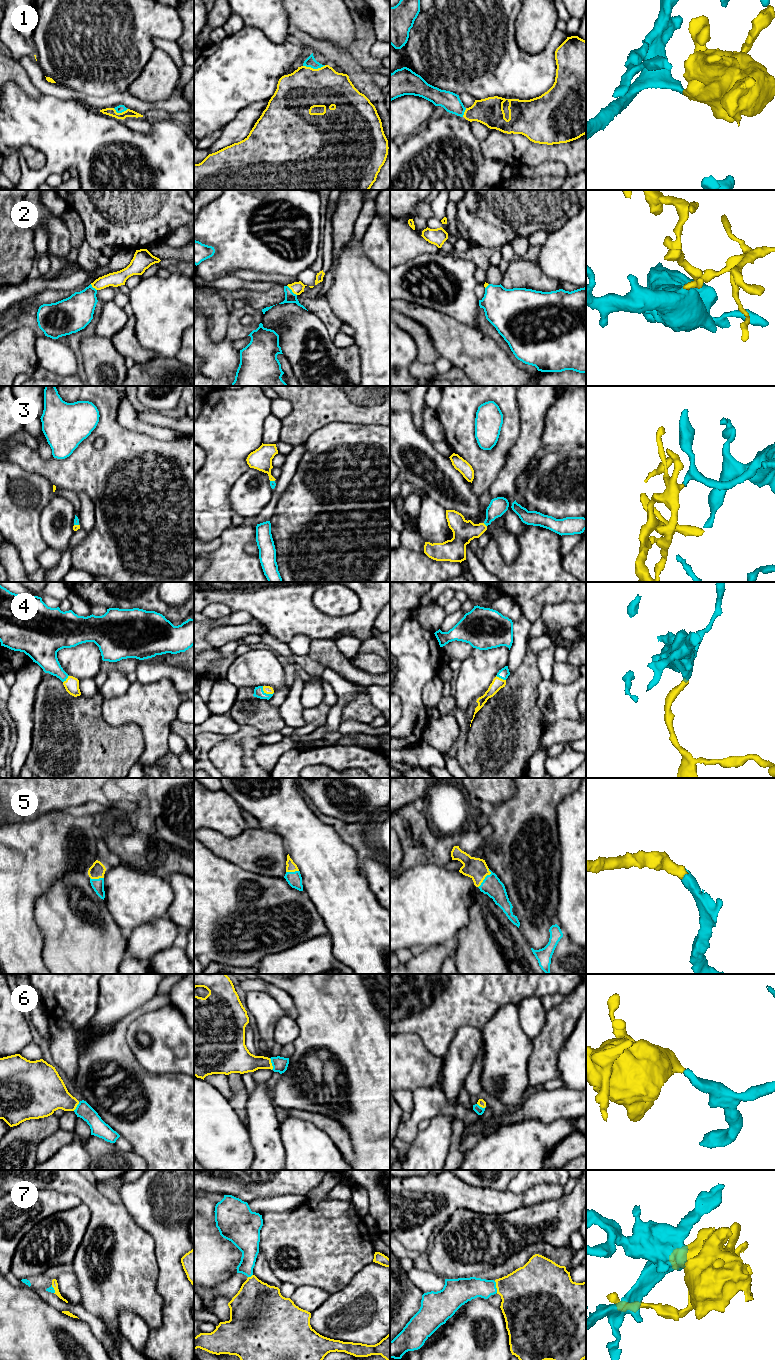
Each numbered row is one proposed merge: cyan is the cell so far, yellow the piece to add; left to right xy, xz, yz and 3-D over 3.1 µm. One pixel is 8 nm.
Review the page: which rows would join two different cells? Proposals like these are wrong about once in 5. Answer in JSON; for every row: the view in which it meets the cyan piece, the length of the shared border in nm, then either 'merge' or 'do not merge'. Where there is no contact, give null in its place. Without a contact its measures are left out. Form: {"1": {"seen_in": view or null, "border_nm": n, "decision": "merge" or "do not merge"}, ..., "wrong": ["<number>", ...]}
{"1": {"seen_in": "xz", "border_nm": 180, "decision": "merge"}, "2": {"seen_in": "xz", "border_nm": 120, "decision": "merge"}, "3": {"seen_in": "yz", "border_nm": 40, "decision": "merge"}, "4": {"seen_in": "xz", "border_nm": 110, "decision": "merge"}, "5": {"seen_in": "yz", "border_nm": 180, "decision": "merge"}, "6": {"seen_in": "xz", "border_nm": 100, "decision": "merge"}, "7": {"seen_in": "yz", "border_nm": 100, "decision": "merge"}, "wrong": []}

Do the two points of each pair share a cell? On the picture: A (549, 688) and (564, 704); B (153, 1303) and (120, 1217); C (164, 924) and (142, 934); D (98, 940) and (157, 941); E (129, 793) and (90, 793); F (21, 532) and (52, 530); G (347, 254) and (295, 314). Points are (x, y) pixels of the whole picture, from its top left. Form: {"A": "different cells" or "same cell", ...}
{"A": "same cell", "B": "same cell", "C": "same cell", "D": "different cells", "E": "same cell", "F": "different cells", "G": "different cells"}

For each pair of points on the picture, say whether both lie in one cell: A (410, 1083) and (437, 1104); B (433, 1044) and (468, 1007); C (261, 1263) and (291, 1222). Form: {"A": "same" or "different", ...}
{"A": "different", "B": "same", "C": "different"}

